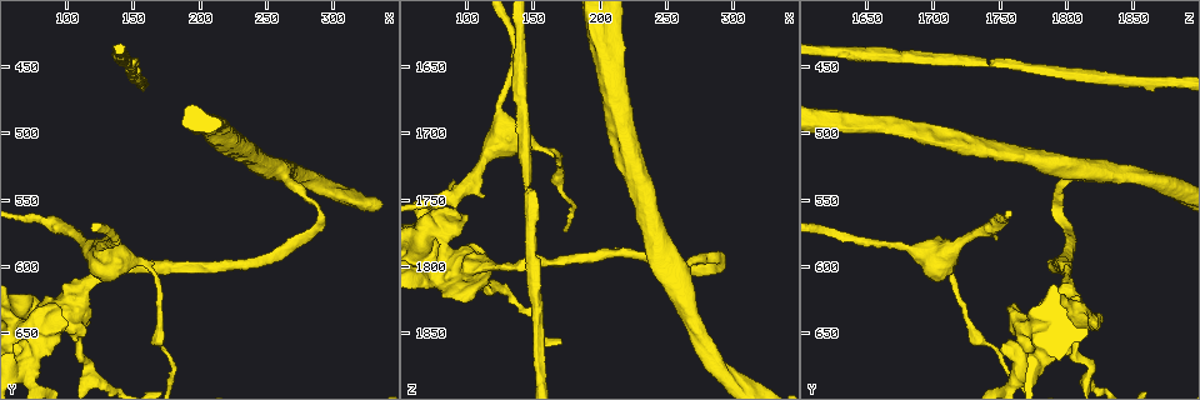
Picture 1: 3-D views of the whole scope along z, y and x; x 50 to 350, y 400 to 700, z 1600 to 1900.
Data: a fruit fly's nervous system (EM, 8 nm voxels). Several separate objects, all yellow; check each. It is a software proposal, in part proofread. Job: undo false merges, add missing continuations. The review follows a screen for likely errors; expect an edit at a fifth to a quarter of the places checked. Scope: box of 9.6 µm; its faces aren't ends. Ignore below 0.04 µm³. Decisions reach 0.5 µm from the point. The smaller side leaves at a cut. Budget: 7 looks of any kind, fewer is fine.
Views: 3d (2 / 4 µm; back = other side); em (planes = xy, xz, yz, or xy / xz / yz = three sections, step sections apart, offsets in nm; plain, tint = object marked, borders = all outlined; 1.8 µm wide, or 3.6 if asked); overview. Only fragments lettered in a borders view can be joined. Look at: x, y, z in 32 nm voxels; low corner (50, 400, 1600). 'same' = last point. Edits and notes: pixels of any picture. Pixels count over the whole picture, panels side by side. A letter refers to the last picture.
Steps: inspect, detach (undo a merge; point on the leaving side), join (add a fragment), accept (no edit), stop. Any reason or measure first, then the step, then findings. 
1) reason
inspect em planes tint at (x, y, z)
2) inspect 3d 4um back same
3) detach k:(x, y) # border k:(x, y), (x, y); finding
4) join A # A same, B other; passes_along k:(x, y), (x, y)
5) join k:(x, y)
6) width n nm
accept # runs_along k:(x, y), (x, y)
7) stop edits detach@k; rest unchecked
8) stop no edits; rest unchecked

closes a loop
inspect em 3.6um xz step 16 tint at (80, 648, 1774)

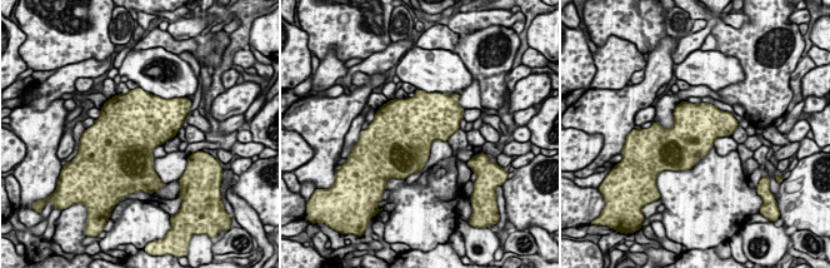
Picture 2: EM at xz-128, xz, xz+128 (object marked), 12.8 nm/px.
another direction
inspect em 3.6um planes tint same

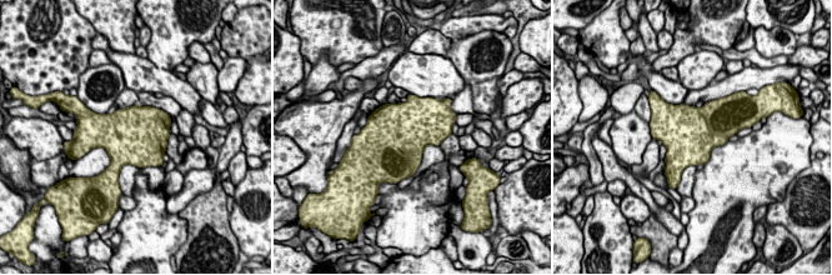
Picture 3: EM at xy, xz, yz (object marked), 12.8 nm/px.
inspect em 3.6um planes borders same

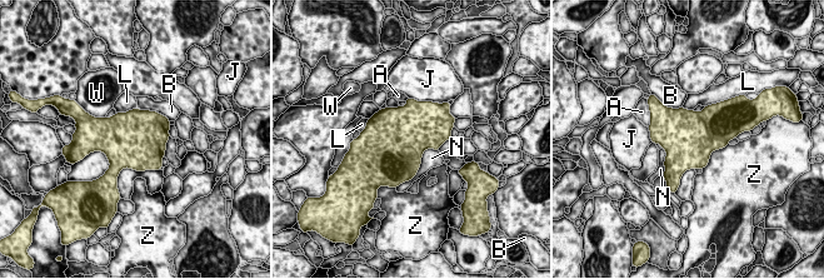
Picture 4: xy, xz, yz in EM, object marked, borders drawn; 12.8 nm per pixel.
accept # A other, B other, J other, L other, N other, W other, Z other; one neuron here

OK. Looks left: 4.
sudden change in width
inspect 3d 2um at (162, 600, 1710)

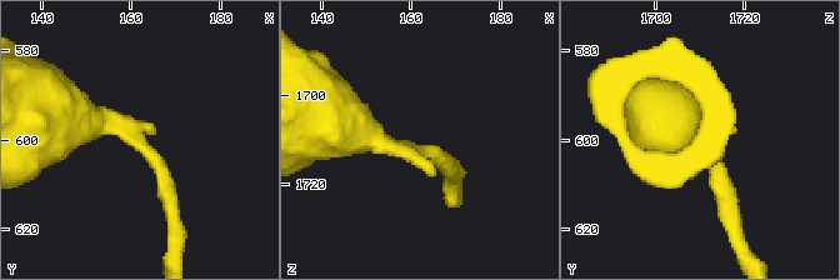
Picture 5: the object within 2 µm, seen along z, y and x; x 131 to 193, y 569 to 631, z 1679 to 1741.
inspect em planes plain at (160, 600, 1711)

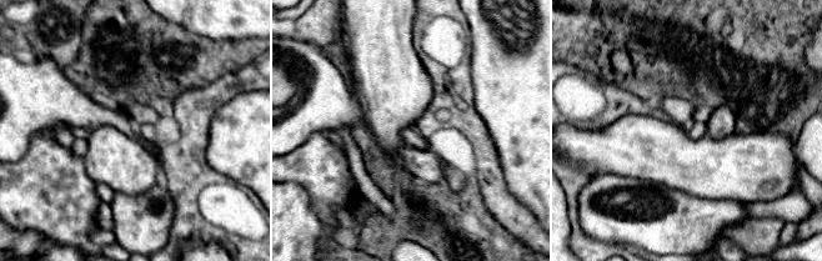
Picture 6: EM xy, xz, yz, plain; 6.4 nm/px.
inspect em planes borders same

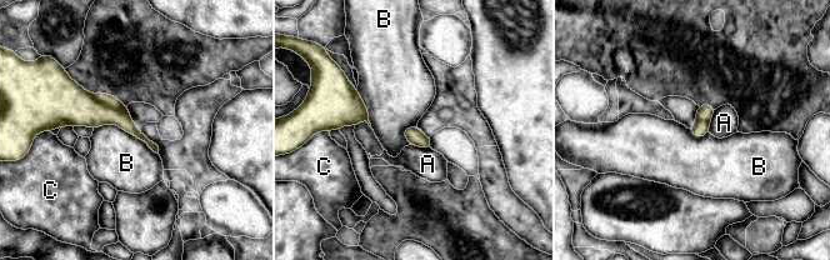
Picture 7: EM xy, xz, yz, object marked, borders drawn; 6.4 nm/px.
accept # A other, B other, C other; border 7:(94, 128), (116, 124), (158, 154); continuous, no second neuron

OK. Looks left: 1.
stop no edits; rest unchecked

